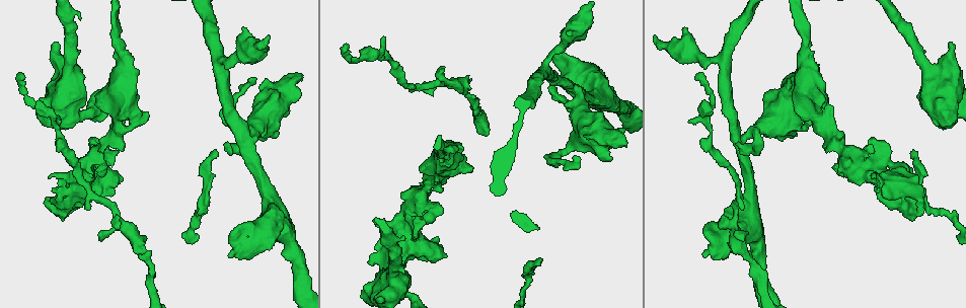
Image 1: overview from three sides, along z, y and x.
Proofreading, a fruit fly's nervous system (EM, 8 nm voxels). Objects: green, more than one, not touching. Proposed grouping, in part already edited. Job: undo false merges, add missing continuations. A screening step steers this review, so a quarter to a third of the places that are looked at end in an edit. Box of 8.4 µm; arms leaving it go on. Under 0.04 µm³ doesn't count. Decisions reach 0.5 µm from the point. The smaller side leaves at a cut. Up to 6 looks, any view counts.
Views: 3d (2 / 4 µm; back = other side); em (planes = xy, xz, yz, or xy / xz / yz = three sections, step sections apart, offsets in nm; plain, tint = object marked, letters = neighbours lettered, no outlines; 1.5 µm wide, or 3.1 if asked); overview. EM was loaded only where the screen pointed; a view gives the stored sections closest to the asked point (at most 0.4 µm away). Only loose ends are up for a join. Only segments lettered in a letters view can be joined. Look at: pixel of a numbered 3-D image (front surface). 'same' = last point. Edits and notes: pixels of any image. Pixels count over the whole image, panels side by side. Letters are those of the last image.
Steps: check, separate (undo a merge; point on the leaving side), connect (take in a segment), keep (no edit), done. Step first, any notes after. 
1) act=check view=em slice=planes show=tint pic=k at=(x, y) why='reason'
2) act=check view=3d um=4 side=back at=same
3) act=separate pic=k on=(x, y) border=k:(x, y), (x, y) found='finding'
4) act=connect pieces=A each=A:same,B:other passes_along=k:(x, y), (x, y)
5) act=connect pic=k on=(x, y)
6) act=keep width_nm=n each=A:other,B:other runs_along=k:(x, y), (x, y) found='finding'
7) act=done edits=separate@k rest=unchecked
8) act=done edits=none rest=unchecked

act=check view=3d um=2 pic=1 at=(60, 120) why='branch stops here'

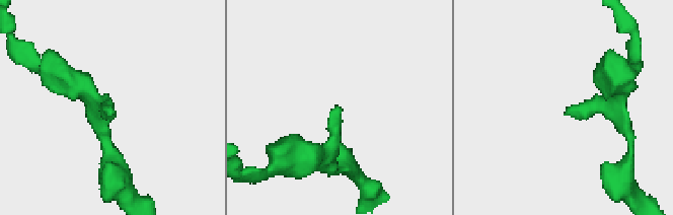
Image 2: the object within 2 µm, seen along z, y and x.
act=check view=em slice=xz step=8 show=tint pic=2 at=(113, 113) why='need the tissue'

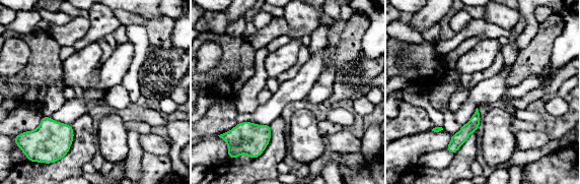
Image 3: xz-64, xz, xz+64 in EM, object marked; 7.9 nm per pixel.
act=check view=em slice=planes show=letters at=same

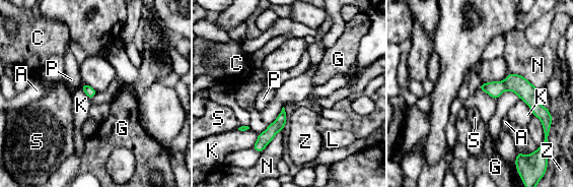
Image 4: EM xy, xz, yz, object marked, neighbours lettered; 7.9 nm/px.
act=keep each=A:other,C:other,G:other,K:other,L:other,N:other,P:other,S:other,Z:other runs_along=4:(483, 86), (517, 86), (540, 114) found='none of them fits'

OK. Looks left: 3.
act=check view=3d um=4 pic=1 at=(120, 223) why='free end'

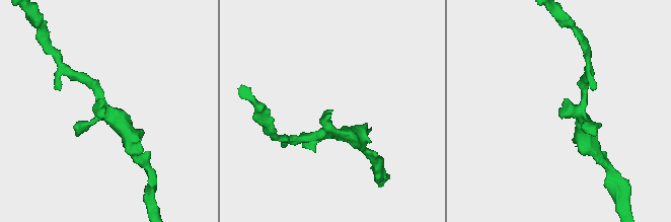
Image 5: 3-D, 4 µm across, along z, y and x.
act=check view=em slice=planes show=letters pic=5 at=(103, 113)

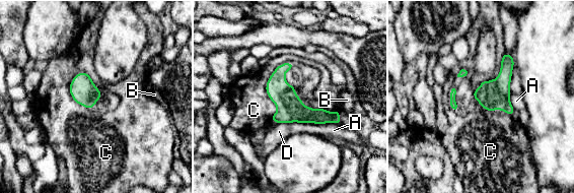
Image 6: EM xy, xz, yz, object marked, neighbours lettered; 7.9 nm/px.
act=keep longest_contact=A:340nm each=A:other,B:other,C:other,D:other found='no lettered segment goes on from it'

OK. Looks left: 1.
act=done edits=none rest=unchecked

